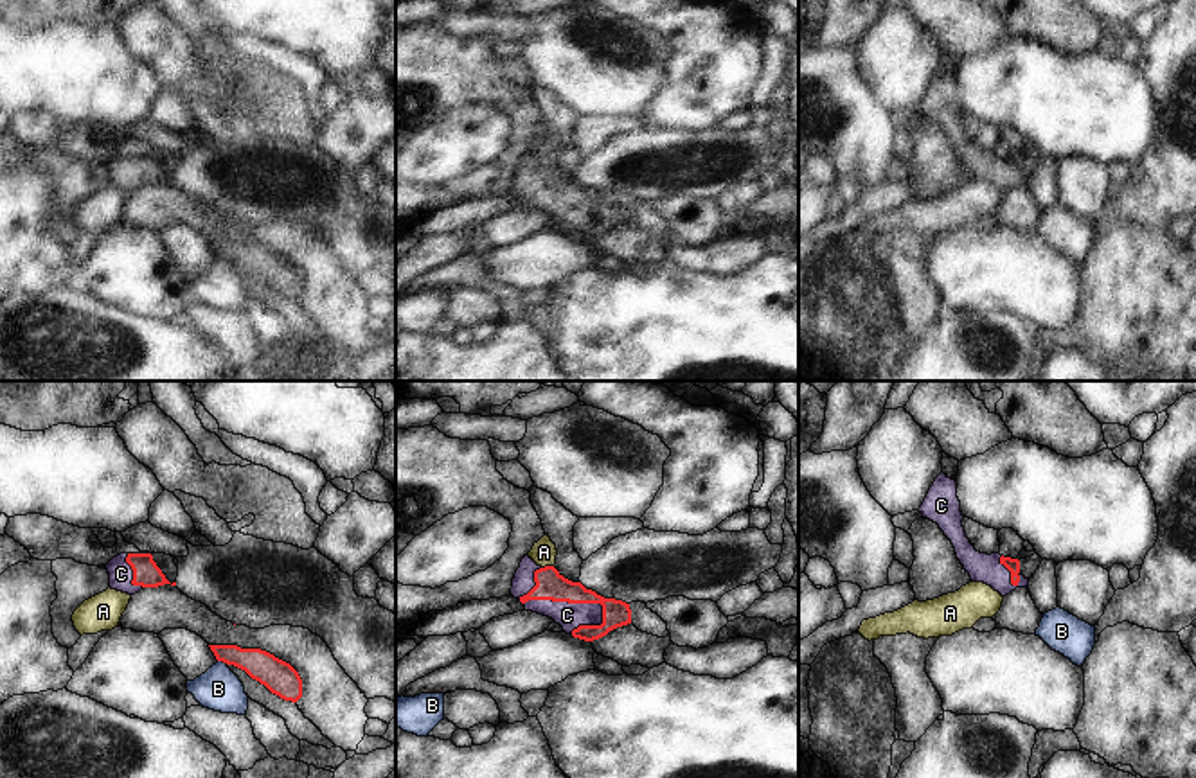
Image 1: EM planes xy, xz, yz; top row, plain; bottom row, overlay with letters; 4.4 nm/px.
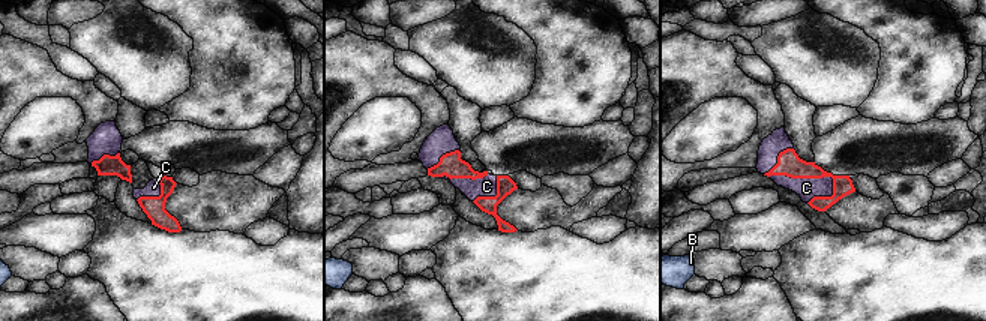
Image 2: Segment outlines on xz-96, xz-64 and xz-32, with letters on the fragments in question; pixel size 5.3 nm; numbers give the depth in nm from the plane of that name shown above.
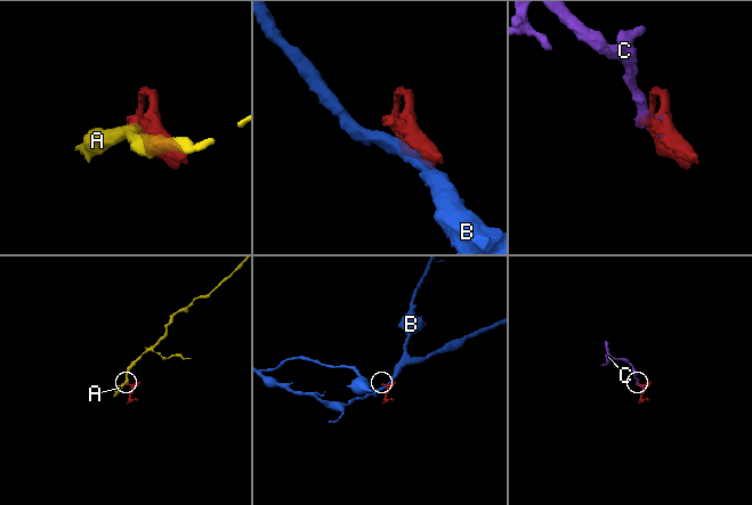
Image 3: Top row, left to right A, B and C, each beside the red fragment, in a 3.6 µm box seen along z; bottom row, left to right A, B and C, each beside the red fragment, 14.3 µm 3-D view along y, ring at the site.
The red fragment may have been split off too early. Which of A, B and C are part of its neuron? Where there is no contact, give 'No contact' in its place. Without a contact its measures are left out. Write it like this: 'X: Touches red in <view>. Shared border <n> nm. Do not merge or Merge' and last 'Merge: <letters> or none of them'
A: Touches red in xz. Shared border 60 nm. Do not merge
B: Touches red in xy. Shared border 50 nm. Do not merge
C: Touches red in xz. Shared border 380 nm. Merge
Merge: C.

